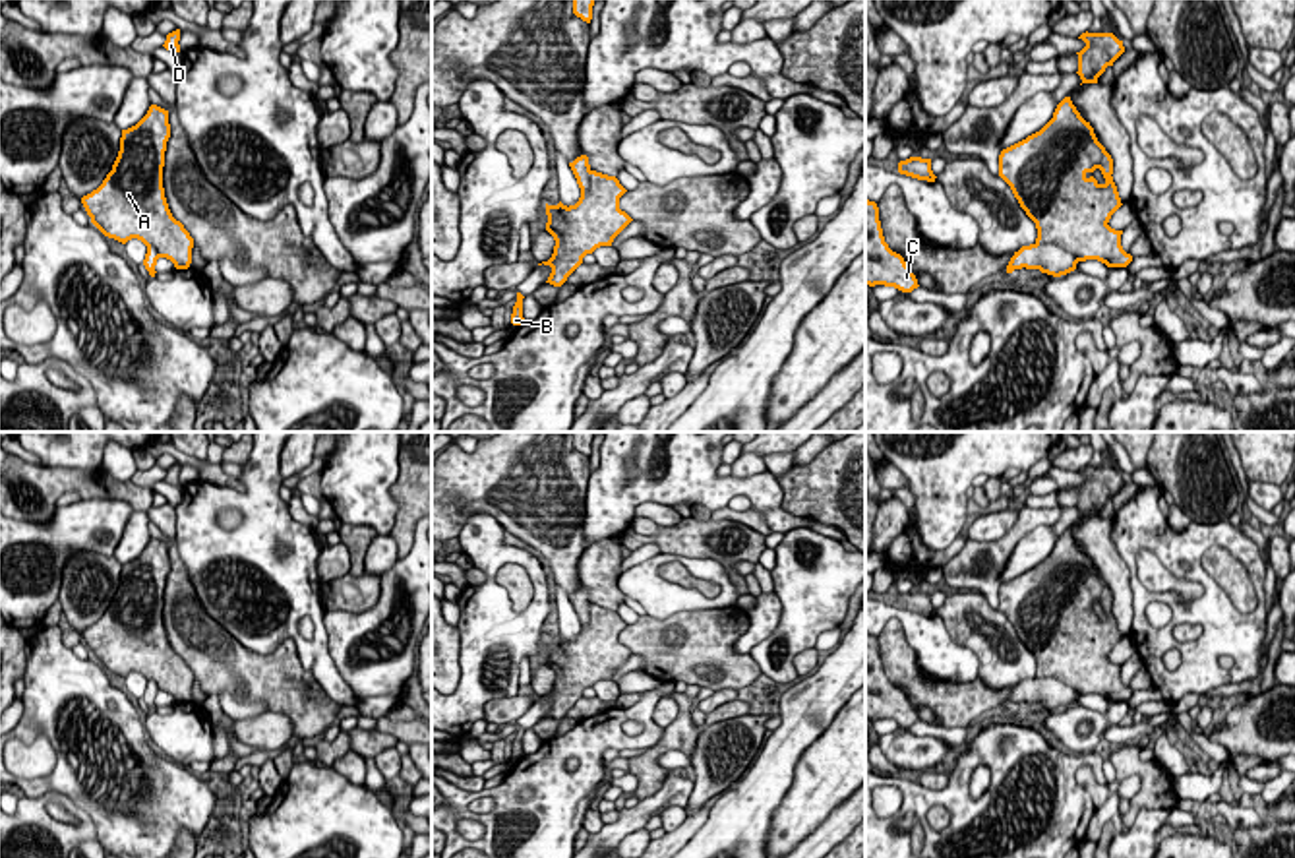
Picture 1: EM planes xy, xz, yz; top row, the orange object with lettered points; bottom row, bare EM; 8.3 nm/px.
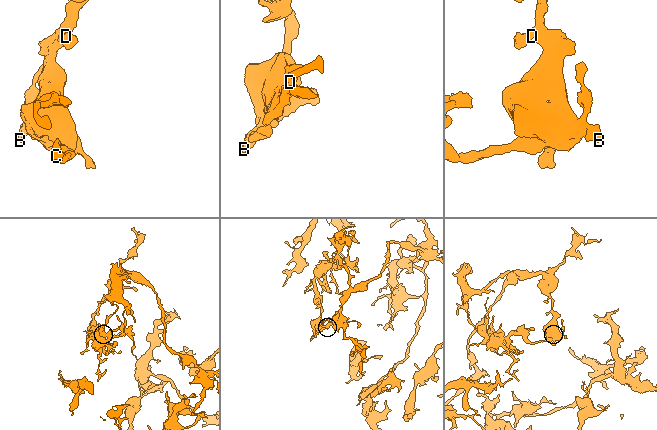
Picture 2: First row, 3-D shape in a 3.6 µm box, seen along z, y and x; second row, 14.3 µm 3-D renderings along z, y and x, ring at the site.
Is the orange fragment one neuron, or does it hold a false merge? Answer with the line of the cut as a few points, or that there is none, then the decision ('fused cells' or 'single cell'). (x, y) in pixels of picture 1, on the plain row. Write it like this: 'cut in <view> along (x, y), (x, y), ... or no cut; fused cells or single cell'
no cut; single cell

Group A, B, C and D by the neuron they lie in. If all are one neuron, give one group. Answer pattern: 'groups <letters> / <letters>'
groups A B C D

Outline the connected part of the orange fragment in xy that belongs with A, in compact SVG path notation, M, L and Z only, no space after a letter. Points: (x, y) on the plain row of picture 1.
M151 538L147 548L132 562L122 564L120 585L103 618L81 631L91 657L108 672L126 678L132 672L147 680L145 703L155 711L159 691L166 691L176 703L192 697L194 672L168 643L163 622L166 575L170 571L168 544Z

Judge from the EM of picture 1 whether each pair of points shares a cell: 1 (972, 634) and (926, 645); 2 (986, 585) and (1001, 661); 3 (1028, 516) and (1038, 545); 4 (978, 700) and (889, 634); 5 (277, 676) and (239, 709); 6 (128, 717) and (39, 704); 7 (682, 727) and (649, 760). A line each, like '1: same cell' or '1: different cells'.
1: different cells
2: different cells
3: different cells
4: same cell
5: different cells
6: same cell
7: same cell

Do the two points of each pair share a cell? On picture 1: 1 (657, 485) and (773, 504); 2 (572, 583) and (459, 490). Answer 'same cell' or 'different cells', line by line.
1: same cell
2: same cell

